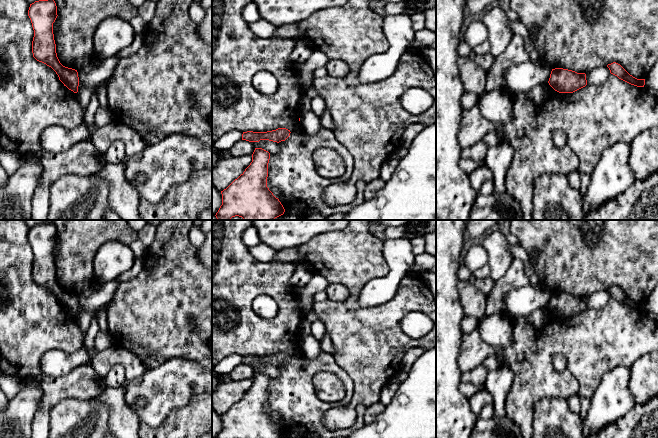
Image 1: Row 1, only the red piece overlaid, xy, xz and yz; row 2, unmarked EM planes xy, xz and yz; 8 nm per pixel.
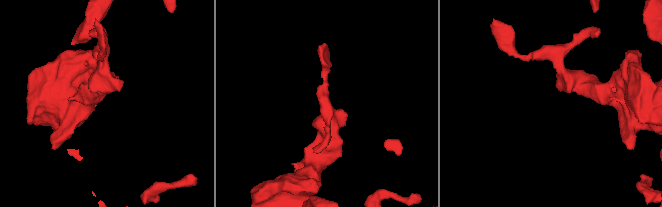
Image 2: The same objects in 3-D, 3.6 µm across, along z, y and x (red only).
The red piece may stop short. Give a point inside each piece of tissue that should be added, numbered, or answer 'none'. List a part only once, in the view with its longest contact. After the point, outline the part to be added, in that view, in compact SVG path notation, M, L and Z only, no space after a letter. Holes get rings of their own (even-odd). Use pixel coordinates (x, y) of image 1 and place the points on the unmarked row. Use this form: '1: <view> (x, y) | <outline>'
none

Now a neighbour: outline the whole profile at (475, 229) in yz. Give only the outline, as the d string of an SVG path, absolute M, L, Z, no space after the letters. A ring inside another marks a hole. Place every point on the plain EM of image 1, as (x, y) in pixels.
M466 220L465 232L473 240L477 240L485 233L497 228L499 220Z

